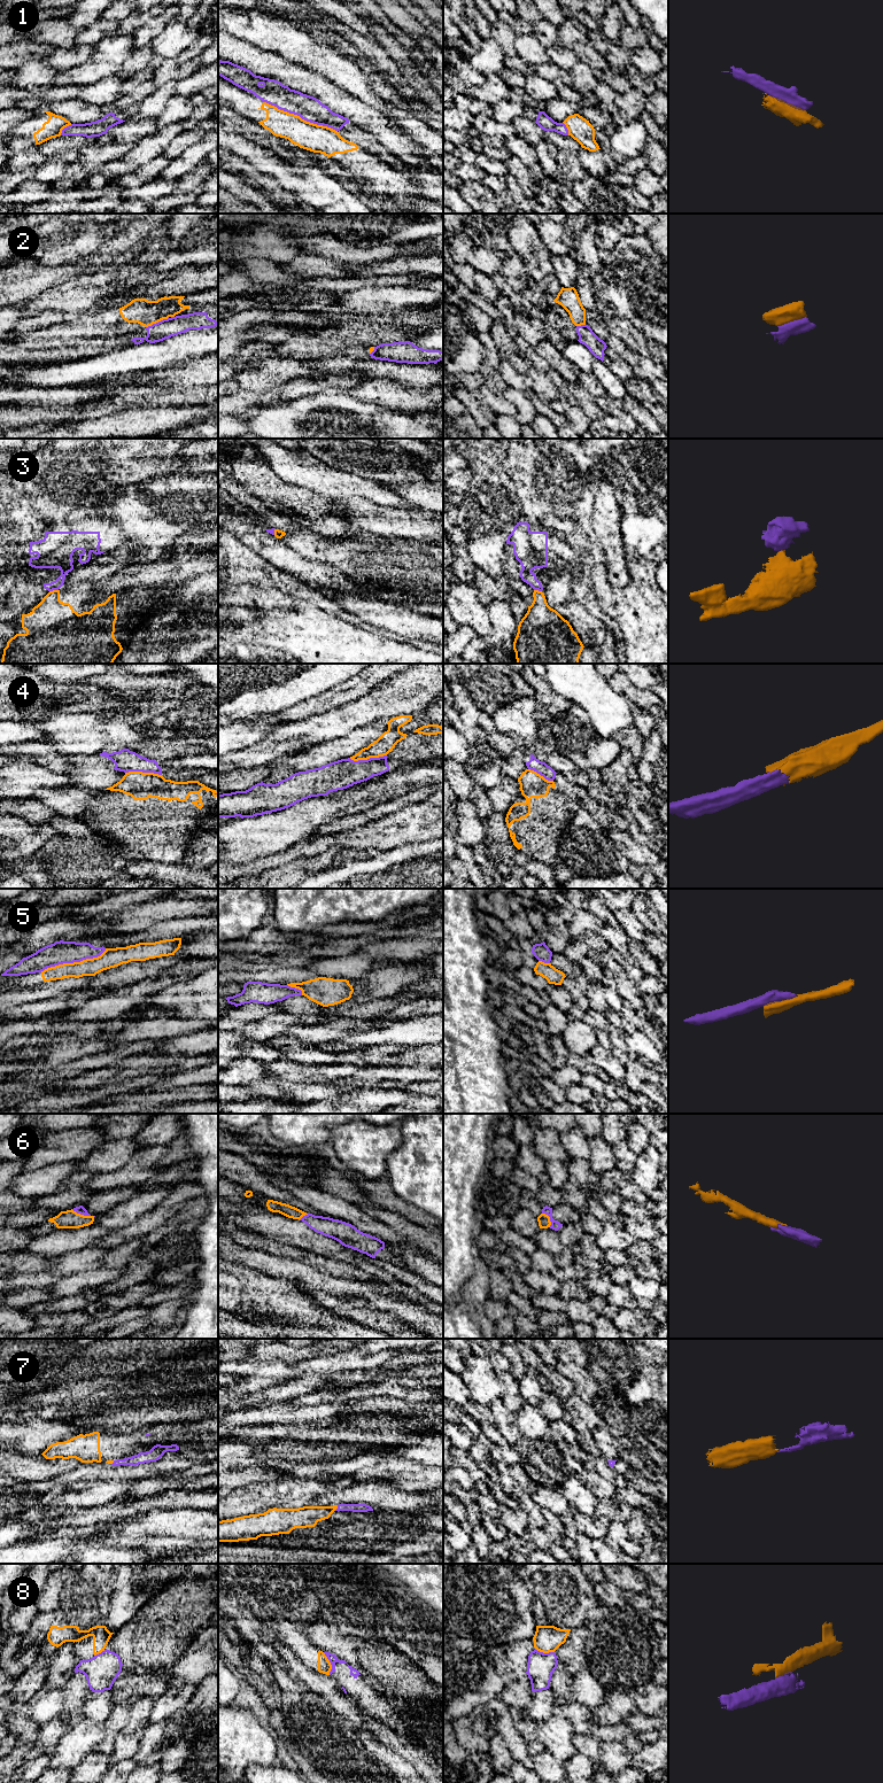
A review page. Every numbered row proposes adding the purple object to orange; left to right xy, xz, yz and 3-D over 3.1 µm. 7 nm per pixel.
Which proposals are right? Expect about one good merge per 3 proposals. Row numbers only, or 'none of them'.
6, 7

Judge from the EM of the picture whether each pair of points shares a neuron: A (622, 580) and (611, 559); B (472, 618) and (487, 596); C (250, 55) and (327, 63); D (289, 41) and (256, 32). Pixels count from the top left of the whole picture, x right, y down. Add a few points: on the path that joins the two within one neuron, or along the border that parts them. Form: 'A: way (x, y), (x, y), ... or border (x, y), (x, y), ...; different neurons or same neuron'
A: way (620, 575), (620, 570), (616, 564); same neuron
B: border (473, 583), (480, 599), (487, 605); different neurons
C: border (306, 67), (330, 79); different neurons
D: way (281, 37), (264, 32); same neuron

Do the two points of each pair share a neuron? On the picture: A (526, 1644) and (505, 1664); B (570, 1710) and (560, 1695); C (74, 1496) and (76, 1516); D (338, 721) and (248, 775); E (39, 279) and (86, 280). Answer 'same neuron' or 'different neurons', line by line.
A: same neuron
B: different neurons
C: different neurons
D: different neurons
E: different neurons

